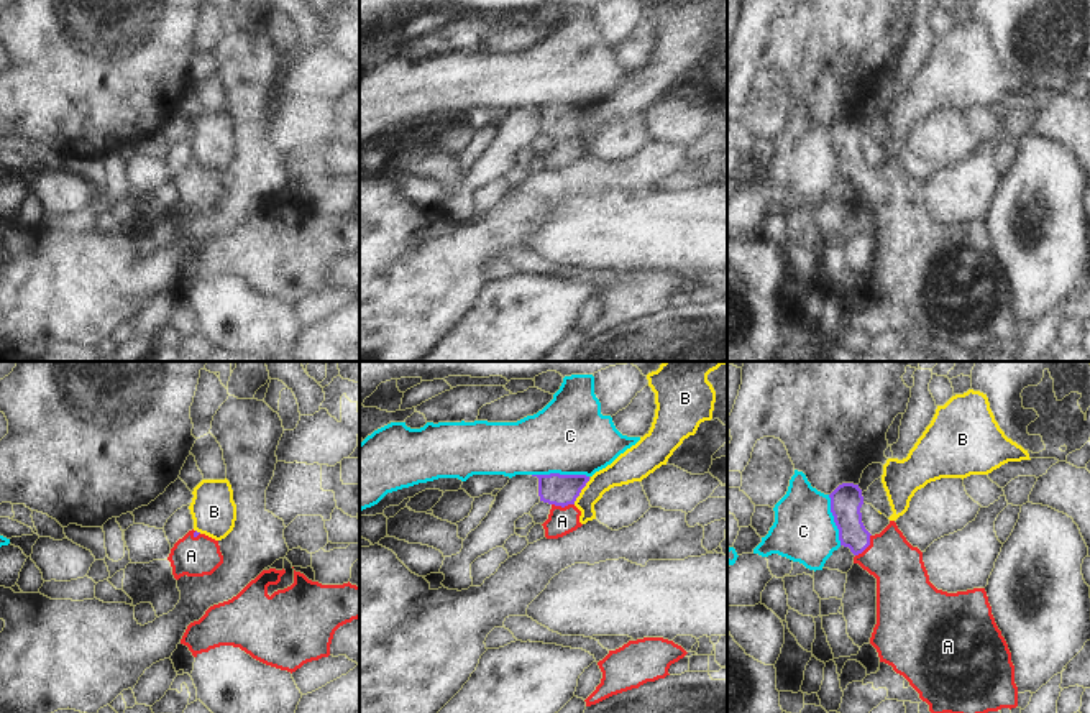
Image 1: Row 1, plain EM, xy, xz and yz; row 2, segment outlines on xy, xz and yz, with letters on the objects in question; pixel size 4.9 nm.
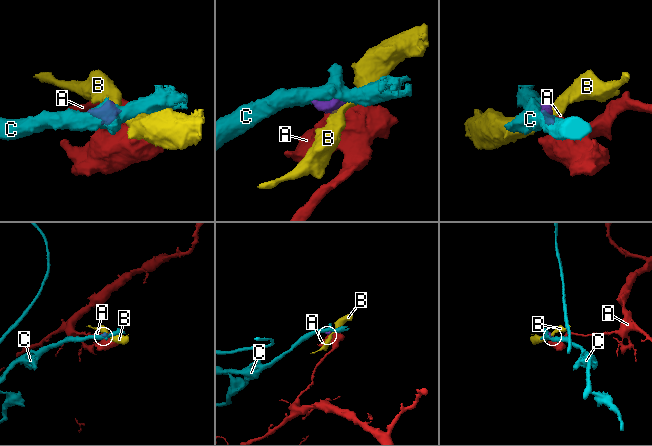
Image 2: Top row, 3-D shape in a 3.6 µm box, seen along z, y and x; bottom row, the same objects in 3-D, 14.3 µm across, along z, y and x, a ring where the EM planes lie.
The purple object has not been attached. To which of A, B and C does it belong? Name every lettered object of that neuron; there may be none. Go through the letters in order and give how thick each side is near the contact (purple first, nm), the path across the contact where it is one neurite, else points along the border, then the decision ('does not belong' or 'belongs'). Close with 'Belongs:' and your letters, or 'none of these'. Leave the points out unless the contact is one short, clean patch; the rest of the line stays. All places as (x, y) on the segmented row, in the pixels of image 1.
A: 160/260 nm | across yz (846, 500), (851, 529), (867, 546), (902, 579) | belongs
B: 160/140 nm | along xz (590, 480), (573, 503) | does not belong
C: 160/380 nm | does not belong
Belongs: A

